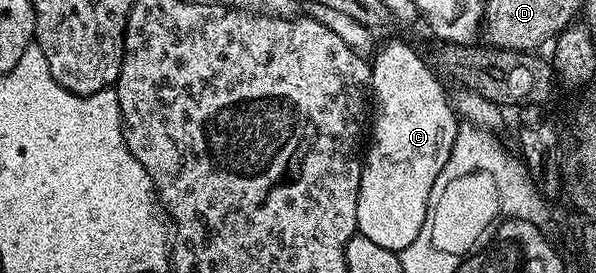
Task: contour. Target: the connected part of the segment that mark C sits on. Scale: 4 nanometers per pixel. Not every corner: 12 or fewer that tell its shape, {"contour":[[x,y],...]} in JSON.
{"contour":[[408,44],[375,52],[356,229],[399,253],[458,116]]}

